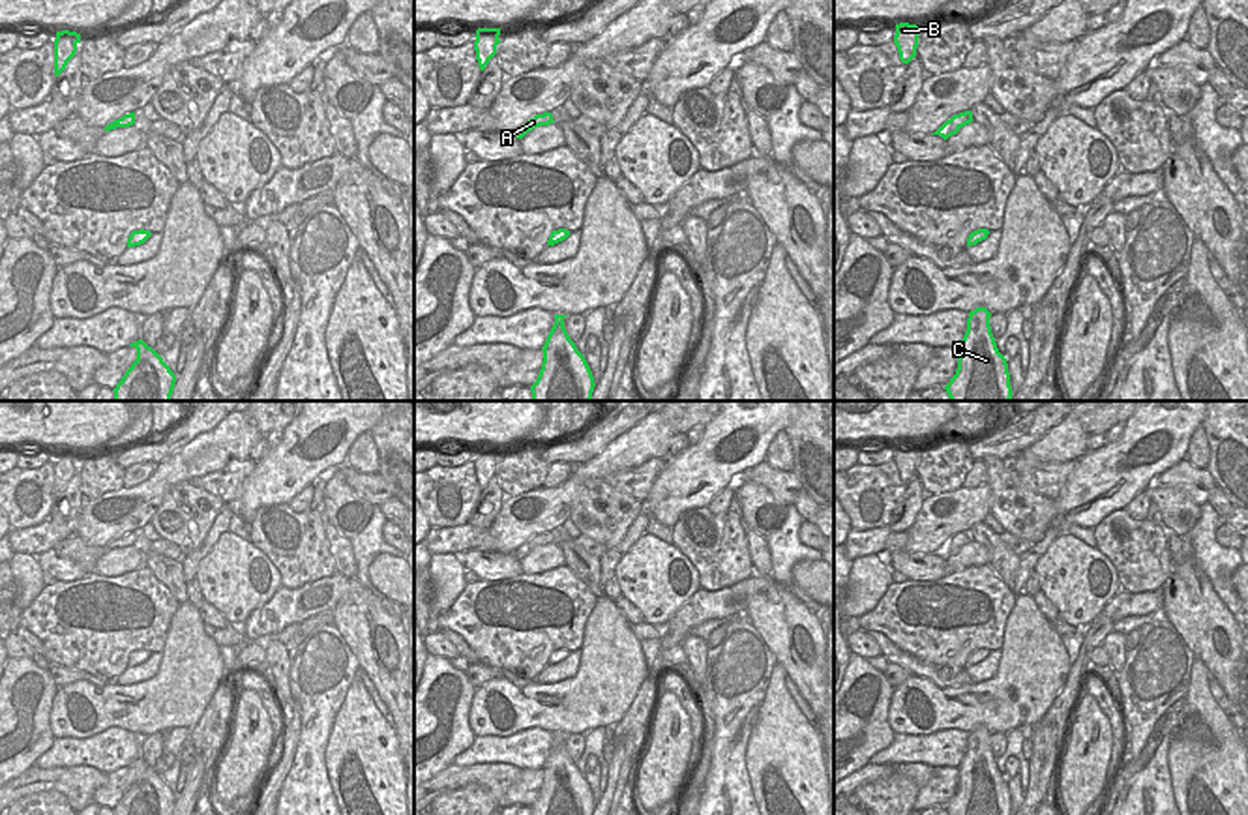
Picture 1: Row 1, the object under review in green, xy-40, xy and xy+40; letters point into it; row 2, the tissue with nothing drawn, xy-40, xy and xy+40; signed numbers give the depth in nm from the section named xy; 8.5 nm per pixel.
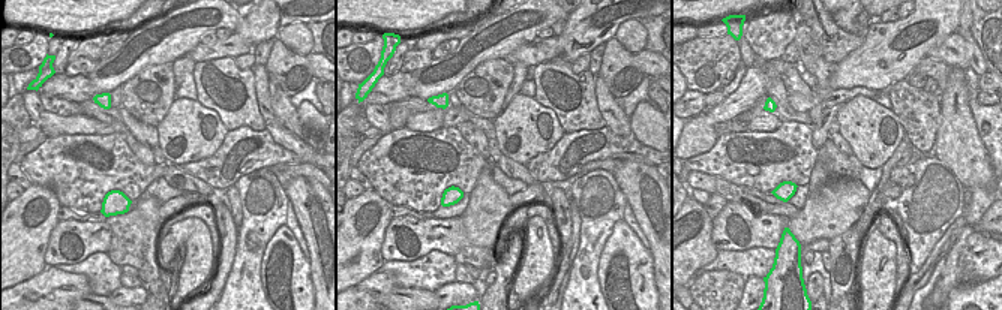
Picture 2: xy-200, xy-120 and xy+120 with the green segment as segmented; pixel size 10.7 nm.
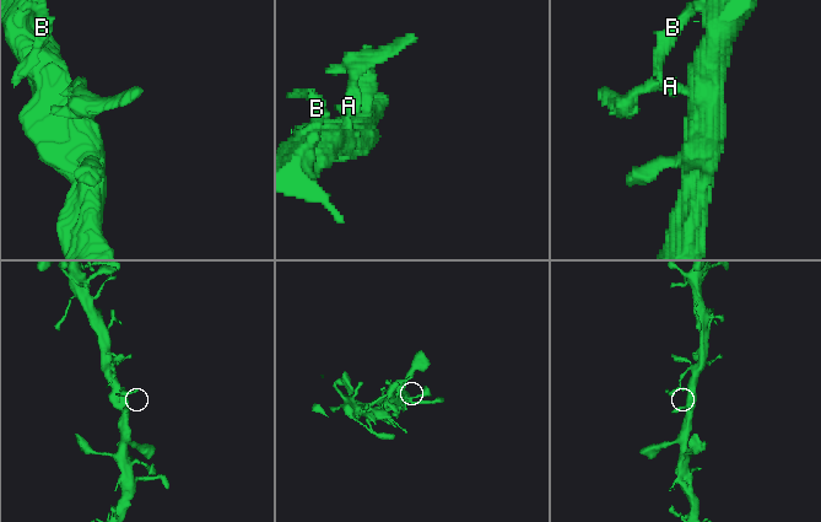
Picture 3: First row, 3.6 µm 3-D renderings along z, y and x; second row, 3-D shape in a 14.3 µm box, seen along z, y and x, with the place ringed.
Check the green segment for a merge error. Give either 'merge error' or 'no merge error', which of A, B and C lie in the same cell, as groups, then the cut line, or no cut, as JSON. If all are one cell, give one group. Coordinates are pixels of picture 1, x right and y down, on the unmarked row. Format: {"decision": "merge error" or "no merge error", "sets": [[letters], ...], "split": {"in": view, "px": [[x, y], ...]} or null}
{"decision": "no merge error", "sets": [["A", "B", "C"]], "split": null}

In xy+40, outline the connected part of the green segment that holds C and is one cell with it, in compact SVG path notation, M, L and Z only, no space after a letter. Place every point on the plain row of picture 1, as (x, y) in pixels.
M986 727L969 733L958 789L944 806L948 815L1012 815L1008 783L997 768L989 736Z

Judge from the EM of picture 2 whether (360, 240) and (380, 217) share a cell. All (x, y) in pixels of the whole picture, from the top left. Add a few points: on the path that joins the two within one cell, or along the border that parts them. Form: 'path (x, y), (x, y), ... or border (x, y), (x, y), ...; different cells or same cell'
path (363, 234), (374, 223); same cell

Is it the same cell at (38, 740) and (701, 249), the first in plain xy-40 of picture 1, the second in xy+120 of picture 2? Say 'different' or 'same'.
same

